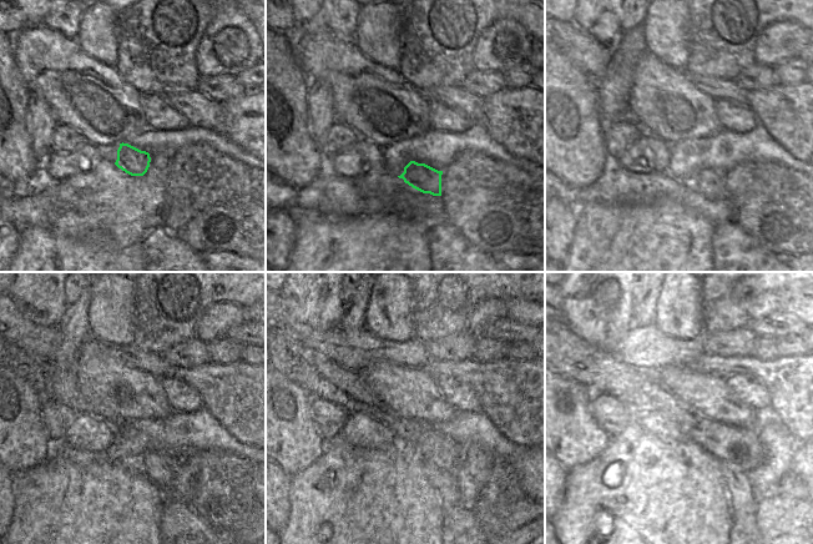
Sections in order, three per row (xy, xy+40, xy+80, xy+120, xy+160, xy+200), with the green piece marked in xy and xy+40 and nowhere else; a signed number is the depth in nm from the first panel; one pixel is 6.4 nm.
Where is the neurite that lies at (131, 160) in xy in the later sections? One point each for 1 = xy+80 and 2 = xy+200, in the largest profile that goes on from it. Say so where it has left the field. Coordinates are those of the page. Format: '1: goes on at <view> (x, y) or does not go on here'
1: goes on at xy+80 (710, 184)
2: goes on at xy+200 (741, 498)

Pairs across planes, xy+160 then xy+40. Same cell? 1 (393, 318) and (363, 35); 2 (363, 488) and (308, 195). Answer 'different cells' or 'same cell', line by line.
1: same cell
2: different cells

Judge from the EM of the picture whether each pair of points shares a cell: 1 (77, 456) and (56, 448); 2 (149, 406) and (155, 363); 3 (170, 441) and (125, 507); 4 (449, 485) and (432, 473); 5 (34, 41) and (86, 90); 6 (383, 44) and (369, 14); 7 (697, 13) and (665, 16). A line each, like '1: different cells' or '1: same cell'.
1: same cell
2: different cells
3: different cells
4: same cell
5: same cell
6: same cell
7: different cells

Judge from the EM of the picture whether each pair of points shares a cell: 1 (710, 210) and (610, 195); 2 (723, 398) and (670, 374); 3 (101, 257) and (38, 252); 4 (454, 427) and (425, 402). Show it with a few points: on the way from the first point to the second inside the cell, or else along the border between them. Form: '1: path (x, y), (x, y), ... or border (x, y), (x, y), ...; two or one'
1: path (685, 195), (675, 190), (635, 189); one
2: path (710, 396), (683, 382); one
3: path (85, 257), (64, 257), (56, 250), (54, 251); one
4: border (458, 412), (449, 419), (434, 423); two

